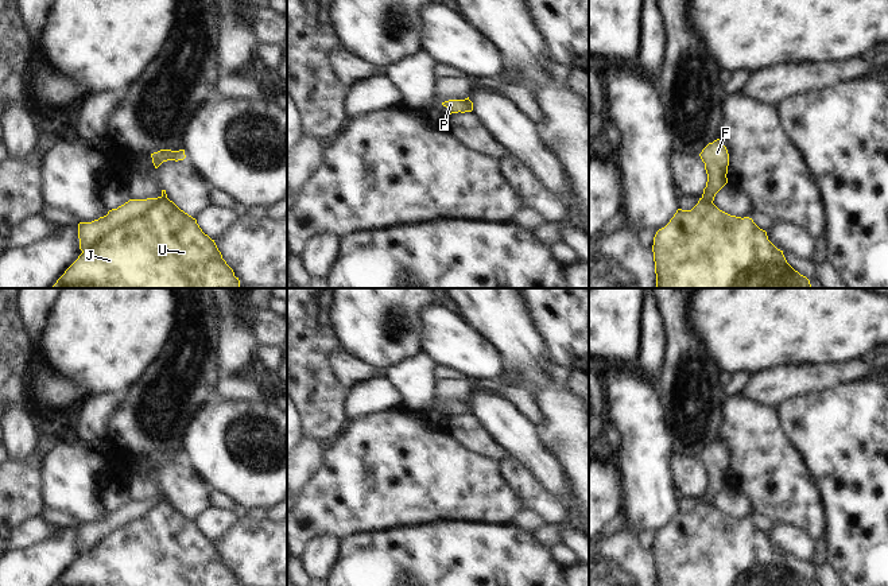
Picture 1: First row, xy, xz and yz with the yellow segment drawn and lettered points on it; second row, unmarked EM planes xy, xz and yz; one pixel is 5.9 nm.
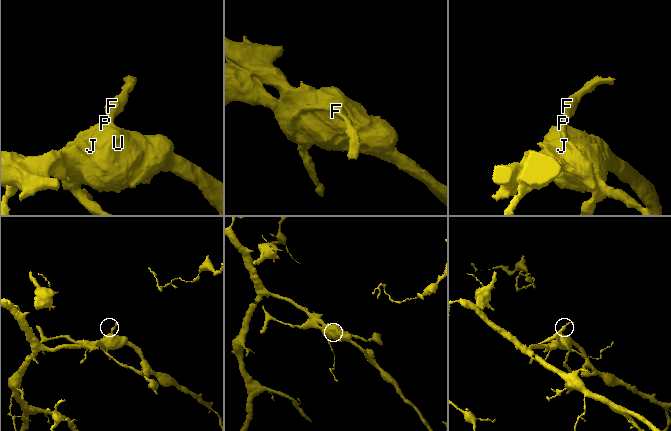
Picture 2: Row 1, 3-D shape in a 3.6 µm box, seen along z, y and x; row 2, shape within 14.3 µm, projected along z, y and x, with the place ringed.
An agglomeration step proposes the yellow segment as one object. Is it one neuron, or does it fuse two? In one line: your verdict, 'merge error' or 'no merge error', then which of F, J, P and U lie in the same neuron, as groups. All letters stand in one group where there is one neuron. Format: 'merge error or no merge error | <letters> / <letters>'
merge error | F P / J U

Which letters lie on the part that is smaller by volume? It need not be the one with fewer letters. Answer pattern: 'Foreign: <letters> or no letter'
Foreign: F, P

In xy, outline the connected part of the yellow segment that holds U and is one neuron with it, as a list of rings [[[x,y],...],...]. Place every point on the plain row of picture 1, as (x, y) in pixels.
[[[163,500],[146,516],[82,552],[55,586],[240,586],[240,582],[197,521]]]

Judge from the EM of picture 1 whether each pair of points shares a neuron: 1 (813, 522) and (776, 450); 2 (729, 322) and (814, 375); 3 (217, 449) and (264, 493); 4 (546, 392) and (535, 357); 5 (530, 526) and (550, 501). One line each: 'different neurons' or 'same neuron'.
1: same neuron
2: different neurons
3: same neuron
4: same neuron
5: different neurons

